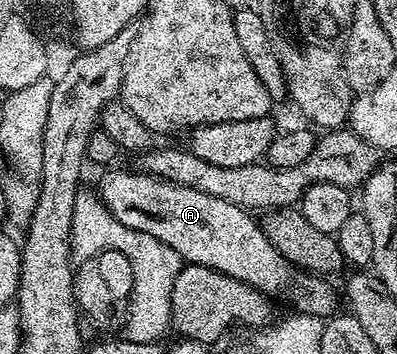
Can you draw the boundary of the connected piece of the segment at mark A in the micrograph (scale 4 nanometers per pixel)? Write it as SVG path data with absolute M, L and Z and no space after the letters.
M110 172L102 180L100 195L106 204L106 209L118 222L124 222L137 232L152 234L160 242L170 248L171 253L183 256L186 264L208 266L220 274L228 274L240 282L244 282L260 290L271 298L283 296L291 304L293 311L298 314L329 317L335 311L334 292L330 289L331 281L317 274L301 271L268 242L261 223L253 220L247 209L236 206L232 202L224 202L224 198L212 198L212 194L204 194L201 190L192 190L192 186L180 186L176 182L163 180L161 176L150 176L147 172Z

